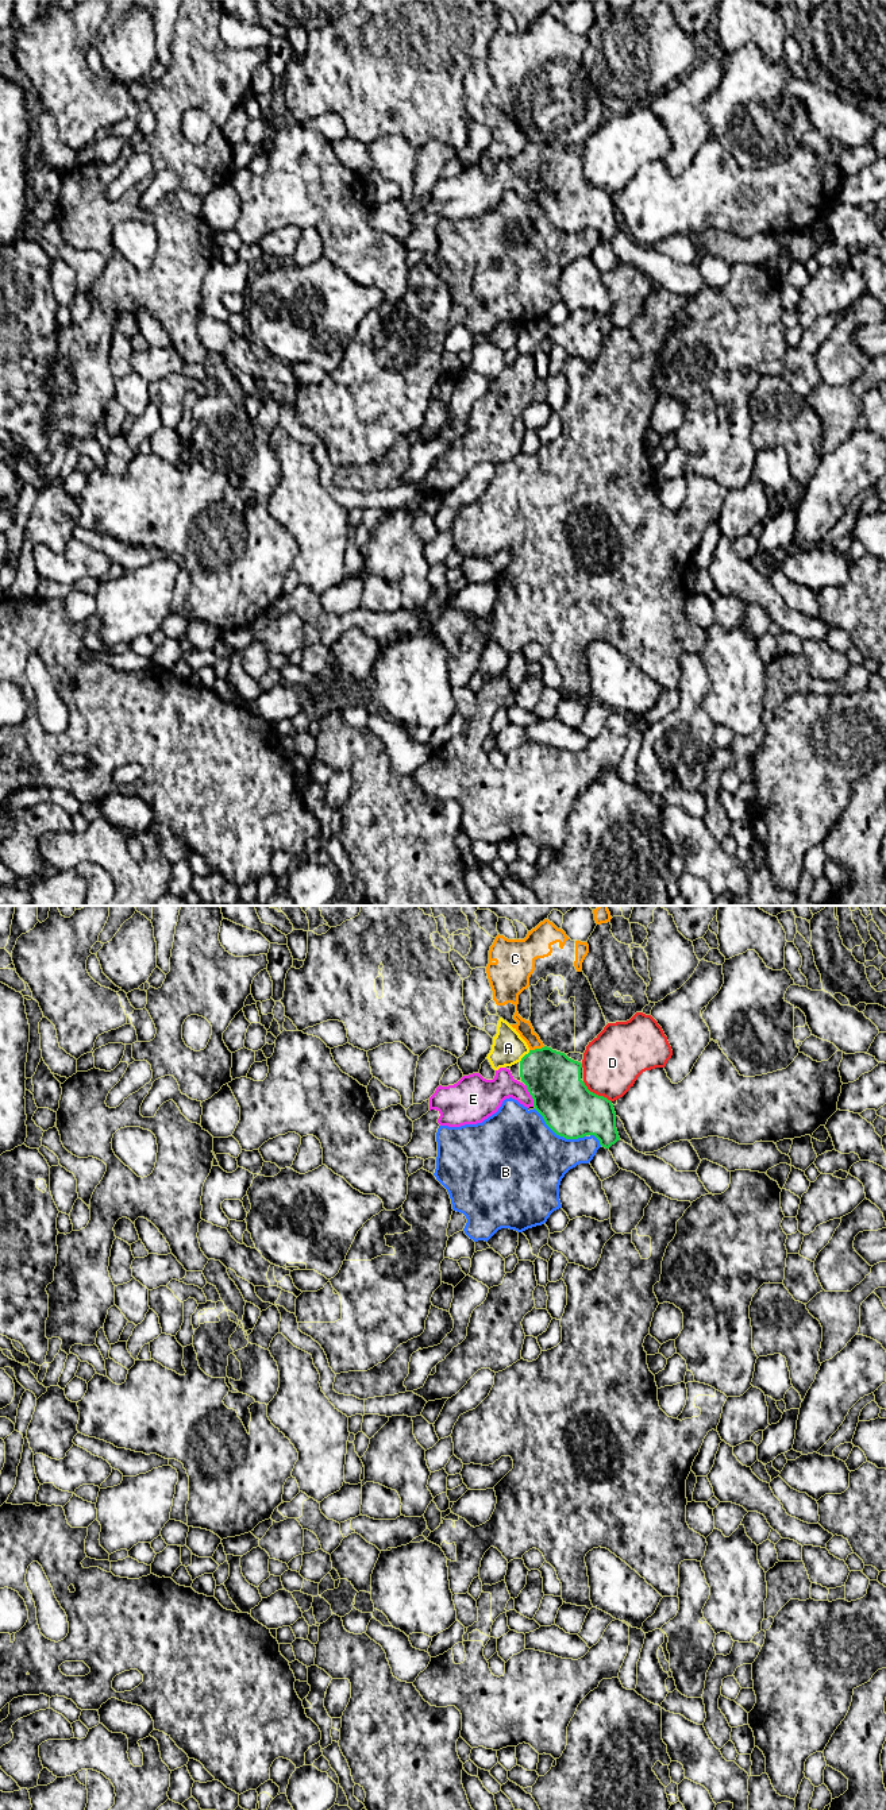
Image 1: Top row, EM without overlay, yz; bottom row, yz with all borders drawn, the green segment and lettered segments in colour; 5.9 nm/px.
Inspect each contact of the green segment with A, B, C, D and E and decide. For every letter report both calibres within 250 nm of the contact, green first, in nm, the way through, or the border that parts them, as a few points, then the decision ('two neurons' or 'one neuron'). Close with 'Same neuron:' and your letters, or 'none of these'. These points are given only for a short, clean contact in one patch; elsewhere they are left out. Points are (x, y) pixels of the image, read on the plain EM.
A: 320 nm thick on the green side, 200 nm on the other; border along yz (530, 143), (519, 154); two neurons
B: 320 nm thick on the green side, 480 nm on the other; two neurons
C: 320 nm thick on the green side, 90 nm on the other; border along yz (544, 139), (530, 143); two neurons
D: 320 nm thick on the green side, 360 nm on the other; two neurons
E: 320 nm thick on the green side, 190 nm on the other; two neurons
Same neuron: none of these

